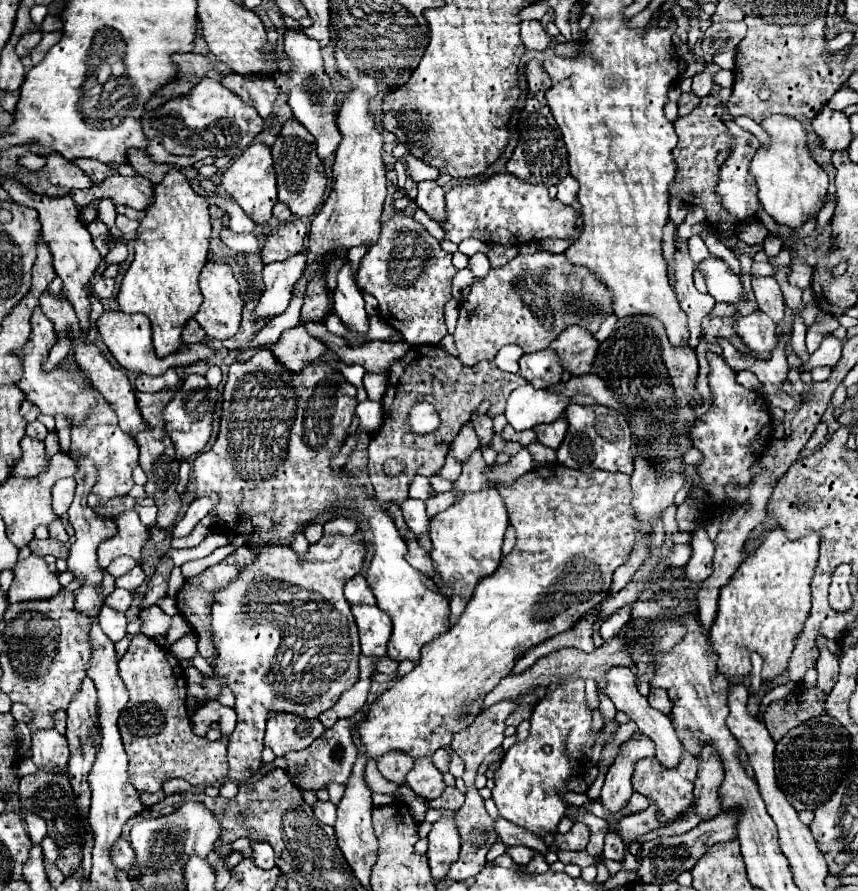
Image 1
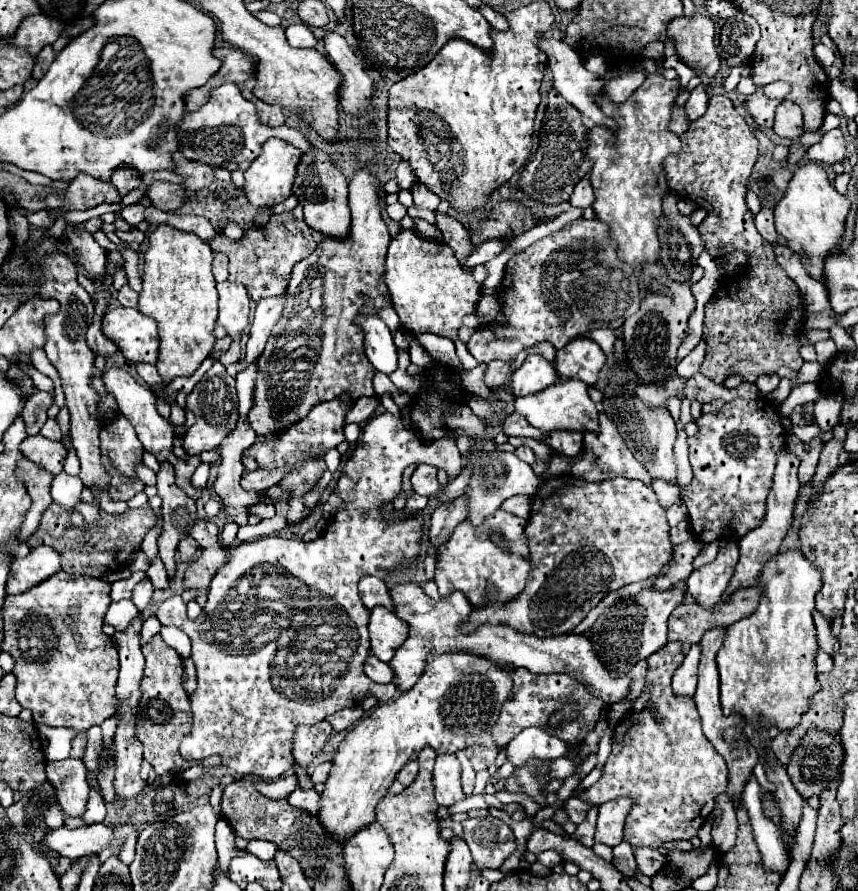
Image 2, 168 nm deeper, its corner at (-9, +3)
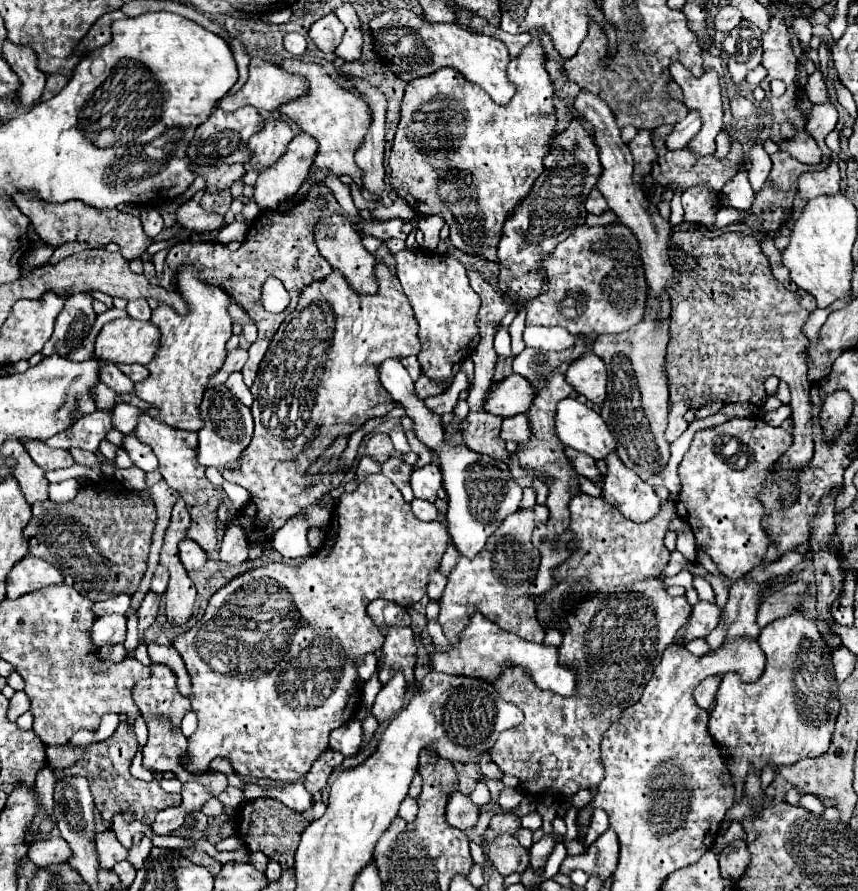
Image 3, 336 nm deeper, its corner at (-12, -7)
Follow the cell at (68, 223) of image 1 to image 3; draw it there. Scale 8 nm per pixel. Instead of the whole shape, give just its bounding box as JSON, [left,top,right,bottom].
[100,363,134,395]

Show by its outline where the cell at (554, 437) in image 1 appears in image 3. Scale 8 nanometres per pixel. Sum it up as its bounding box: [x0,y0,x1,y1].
[566,449,600,483]

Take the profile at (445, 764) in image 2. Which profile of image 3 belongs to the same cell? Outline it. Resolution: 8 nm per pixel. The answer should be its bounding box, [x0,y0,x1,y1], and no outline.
[446,791,486,845]

